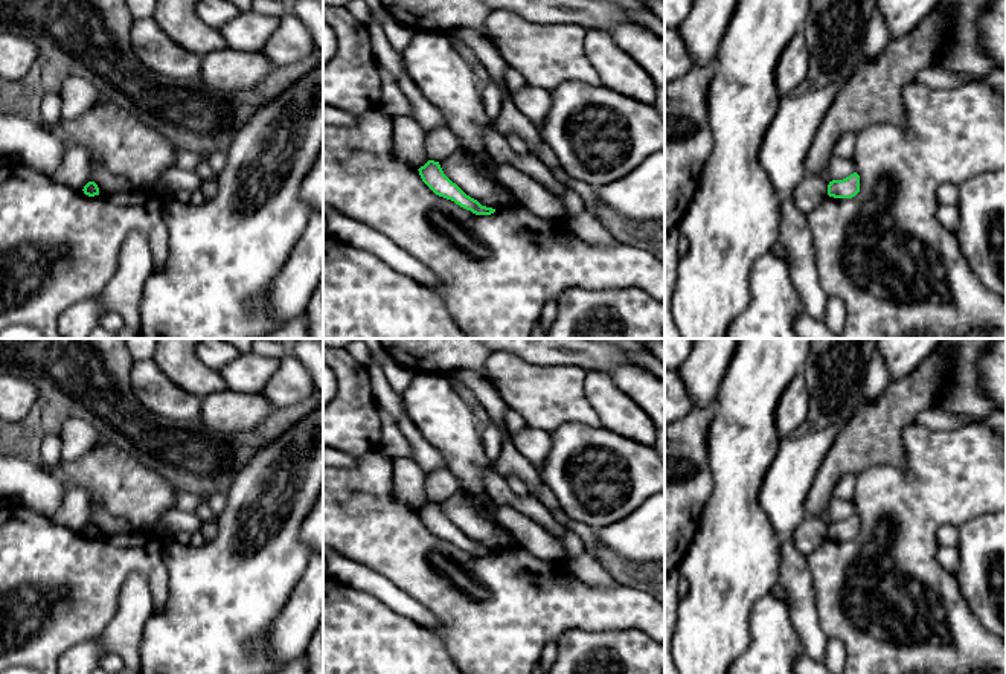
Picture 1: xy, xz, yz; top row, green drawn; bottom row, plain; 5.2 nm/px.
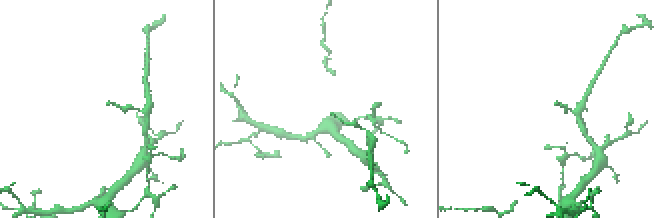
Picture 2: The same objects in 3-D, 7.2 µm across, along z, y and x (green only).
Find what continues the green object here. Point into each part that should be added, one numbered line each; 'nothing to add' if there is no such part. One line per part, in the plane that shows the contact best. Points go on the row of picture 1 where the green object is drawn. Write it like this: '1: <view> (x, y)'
nothing to add

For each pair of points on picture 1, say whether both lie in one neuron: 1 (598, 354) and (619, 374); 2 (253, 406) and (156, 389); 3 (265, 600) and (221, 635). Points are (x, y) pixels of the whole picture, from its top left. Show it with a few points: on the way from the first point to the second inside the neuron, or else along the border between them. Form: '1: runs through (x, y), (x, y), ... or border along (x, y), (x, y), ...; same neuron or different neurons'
1: border along (637, 365), (615, 365), (607, 371); different neurons
2: runs through (229, 407), (180, 406); same neuron
3: runs through (255, 610), (232, 633); same neuron

